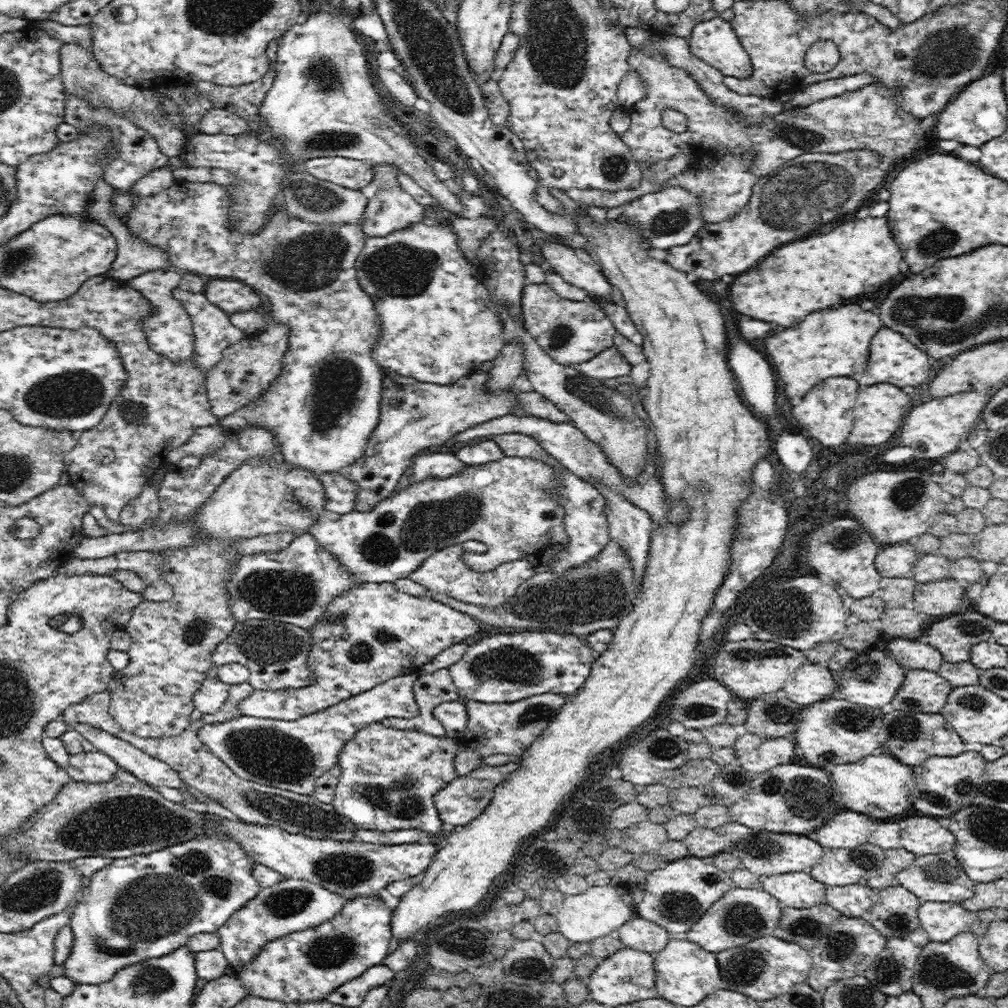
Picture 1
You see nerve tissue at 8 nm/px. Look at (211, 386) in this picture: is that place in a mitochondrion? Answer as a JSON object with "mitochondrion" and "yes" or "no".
{"mitochondrion":"no"}

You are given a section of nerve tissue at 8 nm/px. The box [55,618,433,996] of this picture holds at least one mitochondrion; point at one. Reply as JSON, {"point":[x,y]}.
{"point":[129,925]}

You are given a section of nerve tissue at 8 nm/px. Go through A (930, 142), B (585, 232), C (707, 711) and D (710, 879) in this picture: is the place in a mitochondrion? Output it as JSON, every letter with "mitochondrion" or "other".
{"A":"other","B":"other","C":"mitochondrion","D":"mitochondrion"}

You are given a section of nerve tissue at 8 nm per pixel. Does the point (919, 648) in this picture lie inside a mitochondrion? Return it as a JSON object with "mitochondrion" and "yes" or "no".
{"mitochondrion":"no"}

